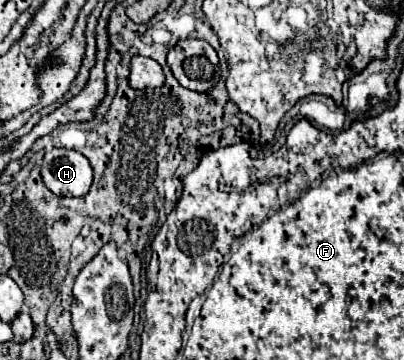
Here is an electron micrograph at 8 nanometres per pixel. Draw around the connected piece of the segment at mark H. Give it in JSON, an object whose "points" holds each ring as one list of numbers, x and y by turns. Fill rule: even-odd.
{"points":[[52,149,42,159,42,179,60,197,82,197,92,185,90,161,74,149]]}

